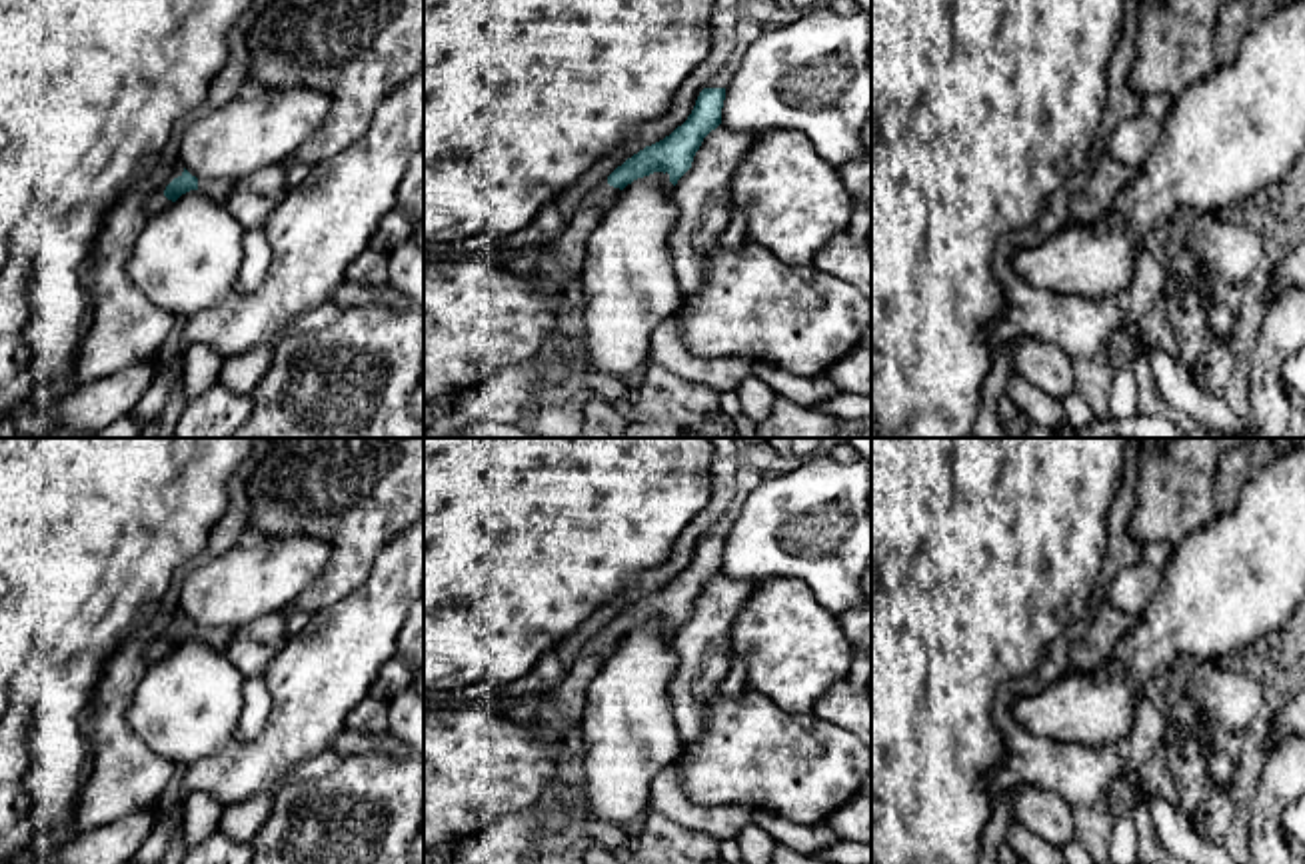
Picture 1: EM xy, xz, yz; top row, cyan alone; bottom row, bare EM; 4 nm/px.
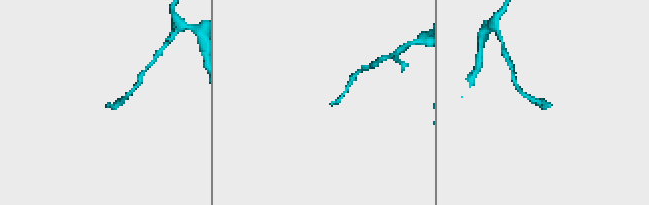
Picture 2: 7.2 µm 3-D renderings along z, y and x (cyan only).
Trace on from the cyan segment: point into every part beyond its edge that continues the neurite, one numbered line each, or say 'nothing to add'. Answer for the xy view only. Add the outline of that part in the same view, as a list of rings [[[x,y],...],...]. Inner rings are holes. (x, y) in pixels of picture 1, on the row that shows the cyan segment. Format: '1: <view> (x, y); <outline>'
1: xy (156, 200); [[[182,164],[174,166],[172,172],[170,172],[170,176],[168,176],[164,182],[160,182],[160,184],[154,188],[154,192],[146,198],[146,202],[144,202],[144,212],[146,212],[148,216],[158,214],[160,210],[164,210],[166,206],[172,204],[172,200],[168,200],[168,198],[164,196],[164,190],[166,190],[166,186],[168,186],[174,178],[182,176],[182,172],[184,172],[184,166],[182,166]]]

